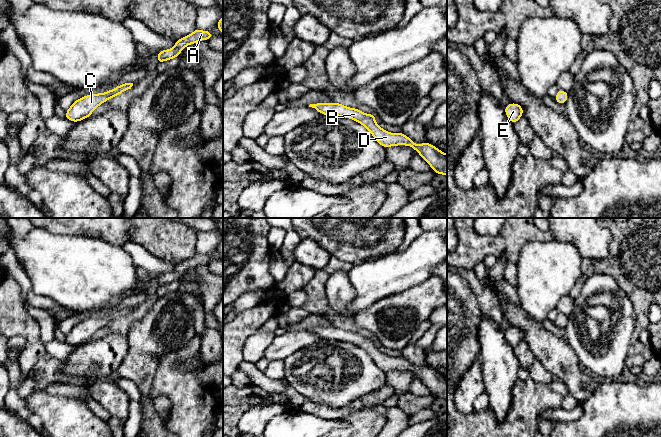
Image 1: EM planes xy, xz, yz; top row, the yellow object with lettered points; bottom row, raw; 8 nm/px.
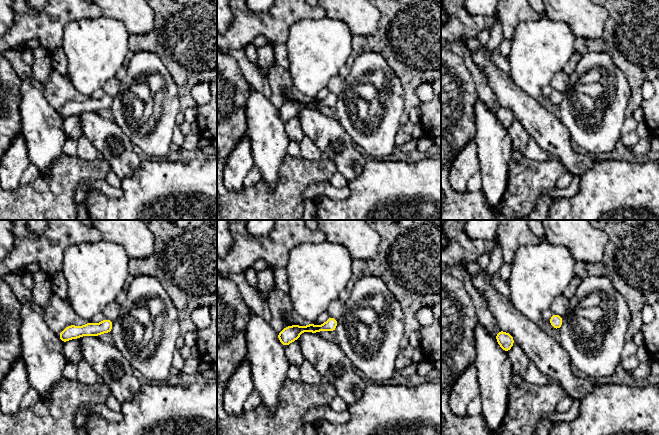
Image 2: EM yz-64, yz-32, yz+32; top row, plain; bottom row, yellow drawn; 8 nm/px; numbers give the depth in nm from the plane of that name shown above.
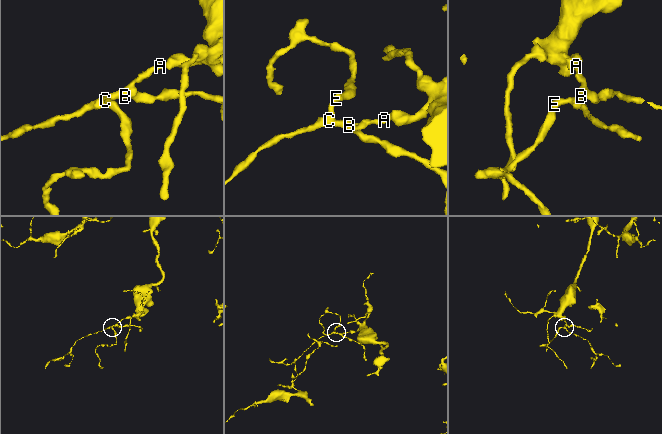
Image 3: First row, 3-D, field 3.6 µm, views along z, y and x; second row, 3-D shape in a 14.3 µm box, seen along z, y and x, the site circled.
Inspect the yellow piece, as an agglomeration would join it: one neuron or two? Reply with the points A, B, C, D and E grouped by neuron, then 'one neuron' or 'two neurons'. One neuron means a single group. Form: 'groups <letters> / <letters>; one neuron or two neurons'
groups A B C D E; one neuron

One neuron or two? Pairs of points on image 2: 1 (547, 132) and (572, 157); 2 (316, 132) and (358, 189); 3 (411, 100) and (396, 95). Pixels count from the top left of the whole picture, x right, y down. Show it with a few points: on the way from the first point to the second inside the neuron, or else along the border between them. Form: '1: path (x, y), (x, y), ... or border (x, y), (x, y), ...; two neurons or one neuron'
1: path (553, 138), (566, 151); one neuron
2: border (365, 160), (363, 169), (355, 177), (348, 180); two neurons
3: border (396, 75), (403, 90), (404, 110), (400, 120); two neurons

